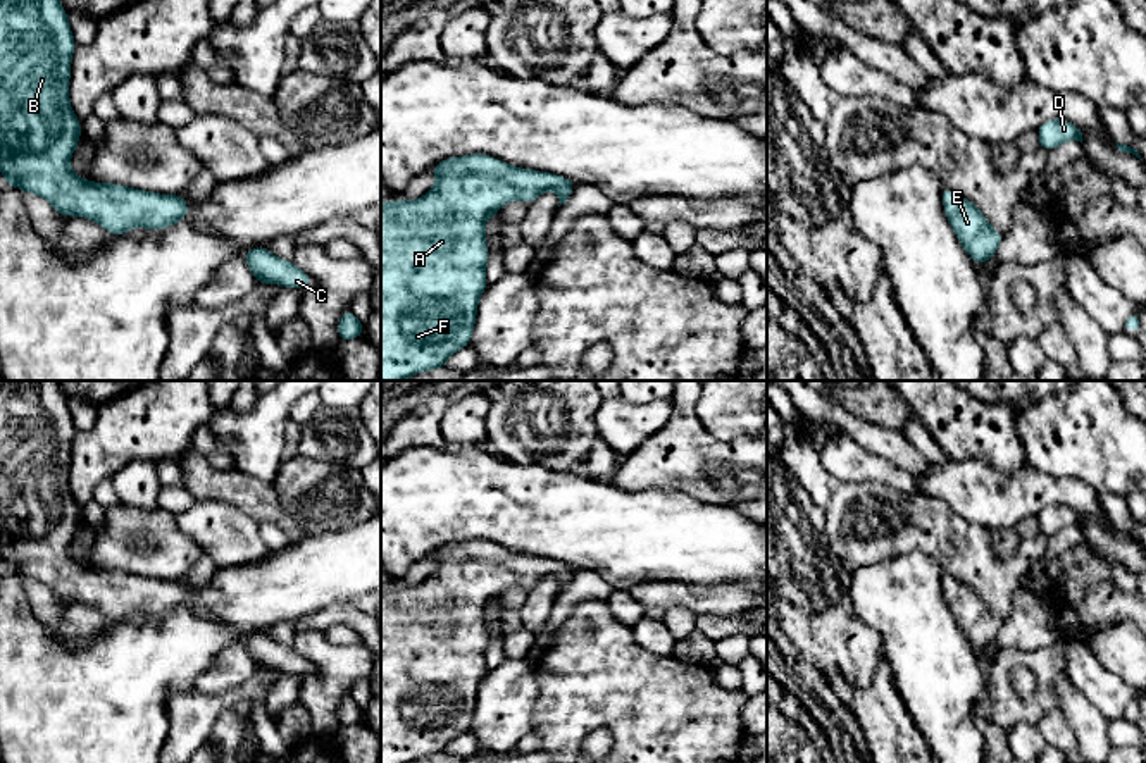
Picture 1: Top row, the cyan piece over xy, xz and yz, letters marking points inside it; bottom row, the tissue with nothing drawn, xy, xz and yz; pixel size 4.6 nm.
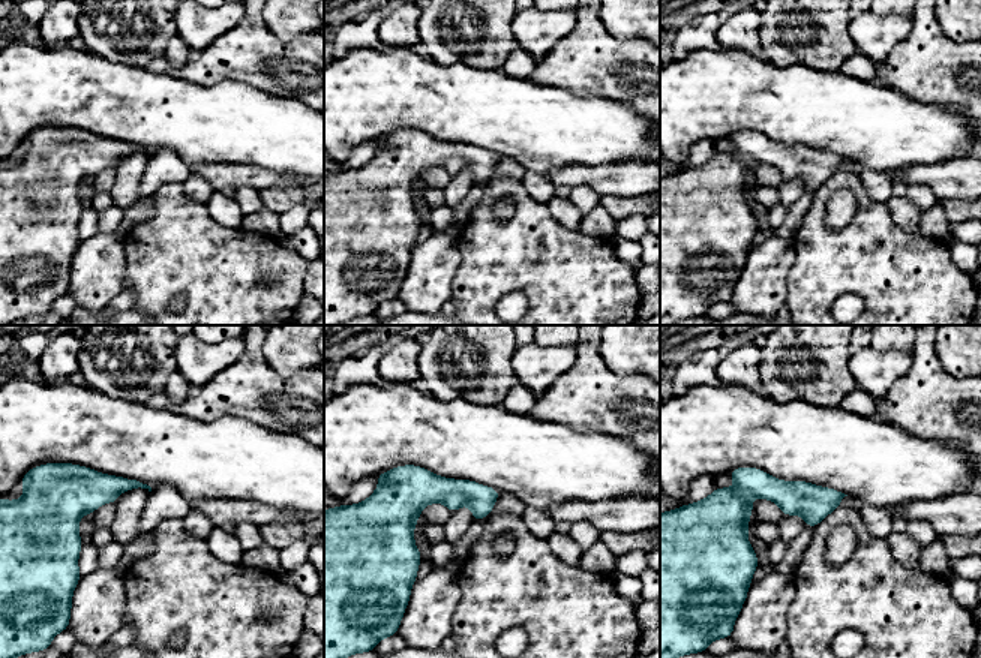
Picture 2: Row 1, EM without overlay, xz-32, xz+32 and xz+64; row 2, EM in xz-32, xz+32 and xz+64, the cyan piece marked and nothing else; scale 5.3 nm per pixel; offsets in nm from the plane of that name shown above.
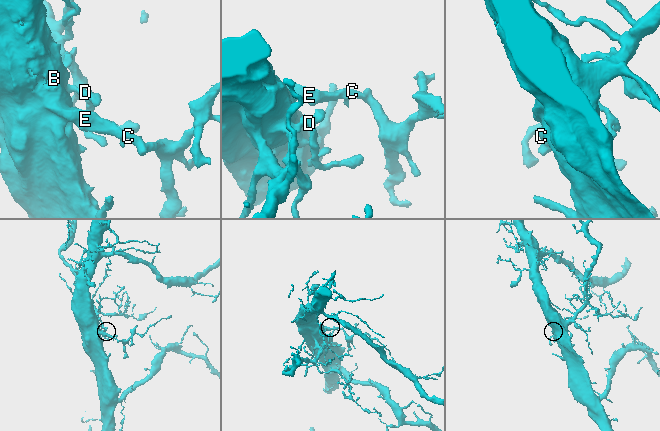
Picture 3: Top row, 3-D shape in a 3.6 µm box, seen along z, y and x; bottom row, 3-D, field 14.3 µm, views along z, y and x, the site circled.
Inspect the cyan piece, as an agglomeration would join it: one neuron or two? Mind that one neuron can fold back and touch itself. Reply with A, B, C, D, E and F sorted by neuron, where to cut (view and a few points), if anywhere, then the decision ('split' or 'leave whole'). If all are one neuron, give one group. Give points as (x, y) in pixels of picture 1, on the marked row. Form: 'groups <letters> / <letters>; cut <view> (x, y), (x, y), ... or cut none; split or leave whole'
groups A B C D E F; cut none; leave whole

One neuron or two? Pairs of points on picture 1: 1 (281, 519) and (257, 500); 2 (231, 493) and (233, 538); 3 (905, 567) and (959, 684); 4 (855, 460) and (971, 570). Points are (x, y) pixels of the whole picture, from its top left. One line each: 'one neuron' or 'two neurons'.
1: one neuron
2: two neurons
3: one neuron
4: two neurons

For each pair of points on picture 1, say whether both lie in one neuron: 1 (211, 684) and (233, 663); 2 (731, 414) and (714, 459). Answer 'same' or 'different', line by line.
1: same
2: different

